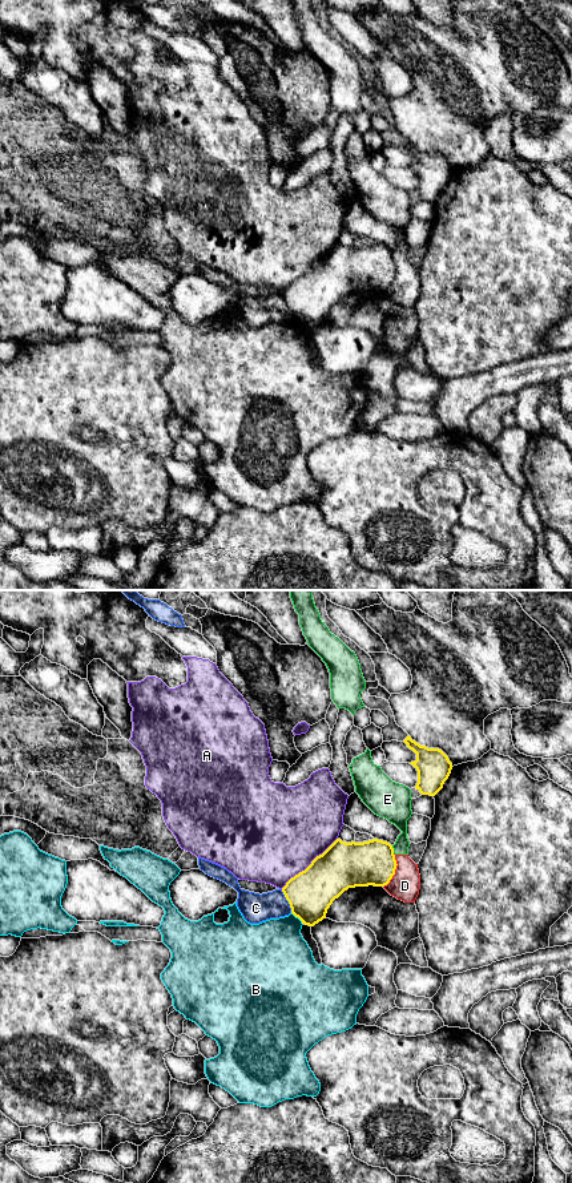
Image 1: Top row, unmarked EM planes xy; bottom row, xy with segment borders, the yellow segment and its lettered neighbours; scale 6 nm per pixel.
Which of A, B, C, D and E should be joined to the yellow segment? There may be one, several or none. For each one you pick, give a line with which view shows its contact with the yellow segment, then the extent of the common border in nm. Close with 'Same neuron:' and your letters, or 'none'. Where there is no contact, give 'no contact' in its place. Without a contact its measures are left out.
Same neuron: none

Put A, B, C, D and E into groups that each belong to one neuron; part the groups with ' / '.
A / B / C / D E

